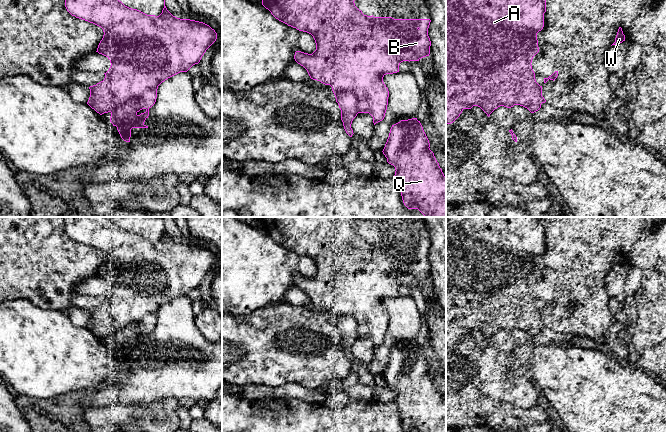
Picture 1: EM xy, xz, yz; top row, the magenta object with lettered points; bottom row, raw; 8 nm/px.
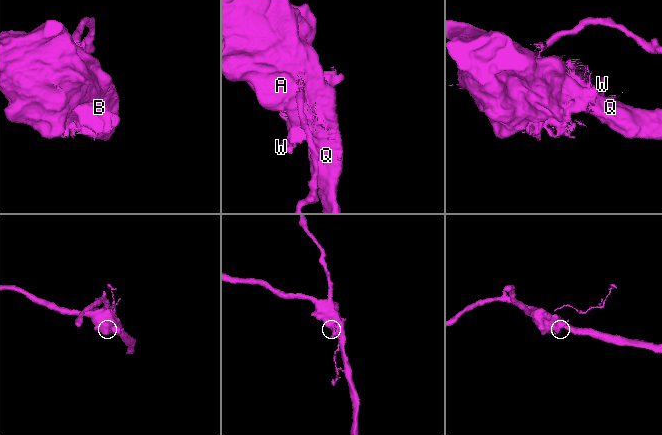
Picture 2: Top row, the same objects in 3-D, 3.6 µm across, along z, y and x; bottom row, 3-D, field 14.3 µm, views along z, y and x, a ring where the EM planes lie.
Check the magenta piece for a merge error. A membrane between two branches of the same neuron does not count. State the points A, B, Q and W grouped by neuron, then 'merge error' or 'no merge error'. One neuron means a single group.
groups A B Q / W; merge error

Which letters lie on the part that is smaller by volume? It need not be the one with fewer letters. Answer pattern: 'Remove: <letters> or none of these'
Remove: W

